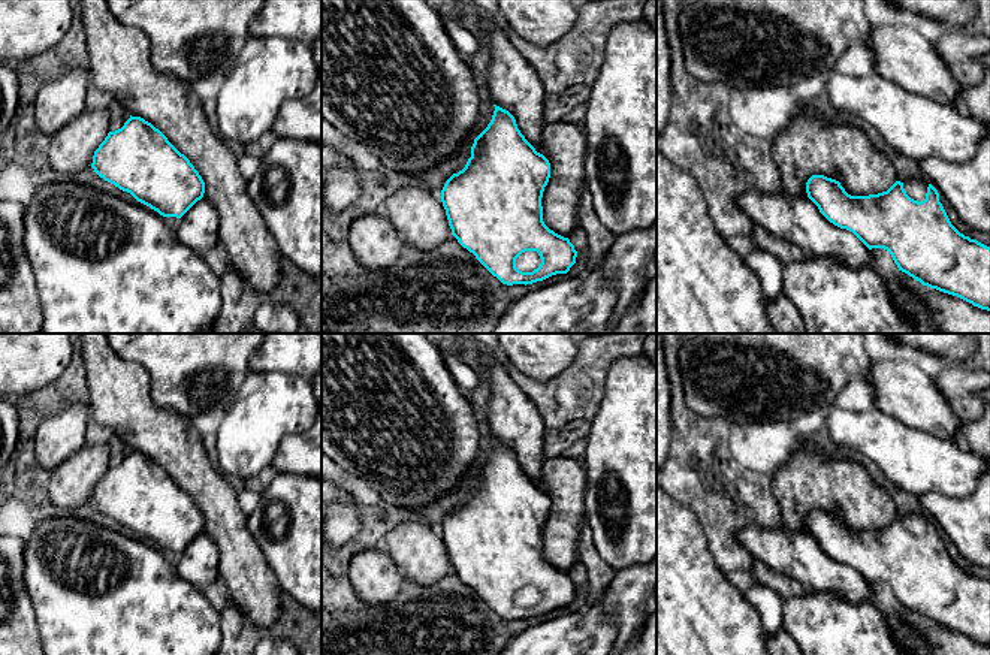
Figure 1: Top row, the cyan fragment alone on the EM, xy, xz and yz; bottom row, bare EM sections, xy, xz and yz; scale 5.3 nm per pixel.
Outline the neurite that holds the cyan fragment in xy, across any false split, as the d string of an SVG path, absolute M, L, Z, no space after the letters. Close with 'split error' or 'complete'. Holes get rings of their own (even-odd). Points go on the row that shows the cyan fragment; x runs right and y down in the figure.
M132 117L115 132L109 132L105 141L94 151L91 167L105 181L123 191L130 193L138 202L150 206L163 217L176 217L181 224L176 236L190 250L205 254L218 244L218 212L215 206L203 197L205 182L190 160L181 154L167 138L151 123L141 117Z | split error

